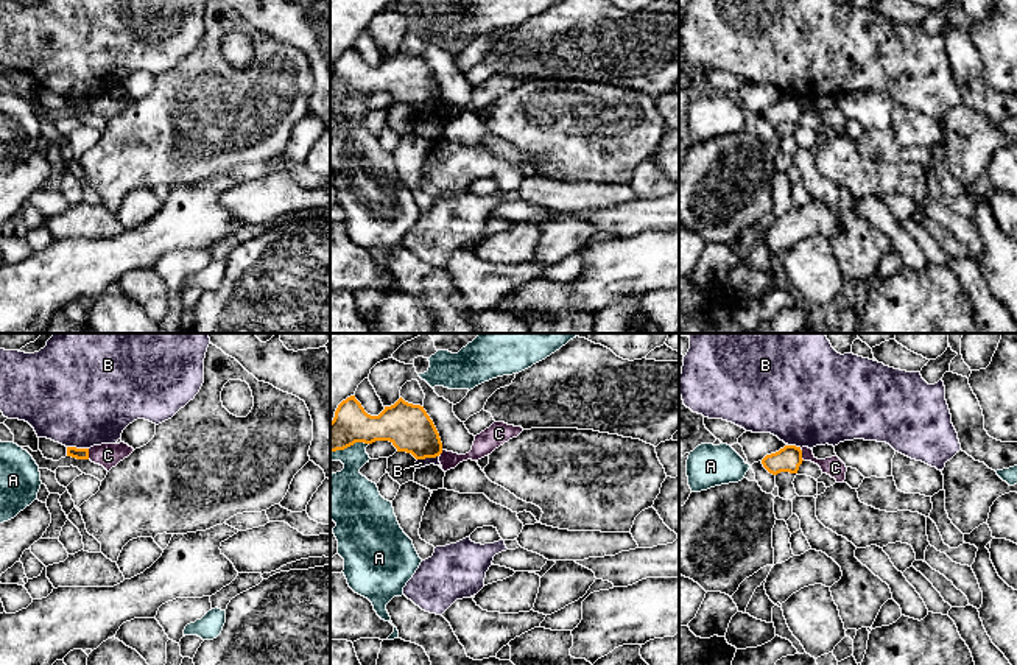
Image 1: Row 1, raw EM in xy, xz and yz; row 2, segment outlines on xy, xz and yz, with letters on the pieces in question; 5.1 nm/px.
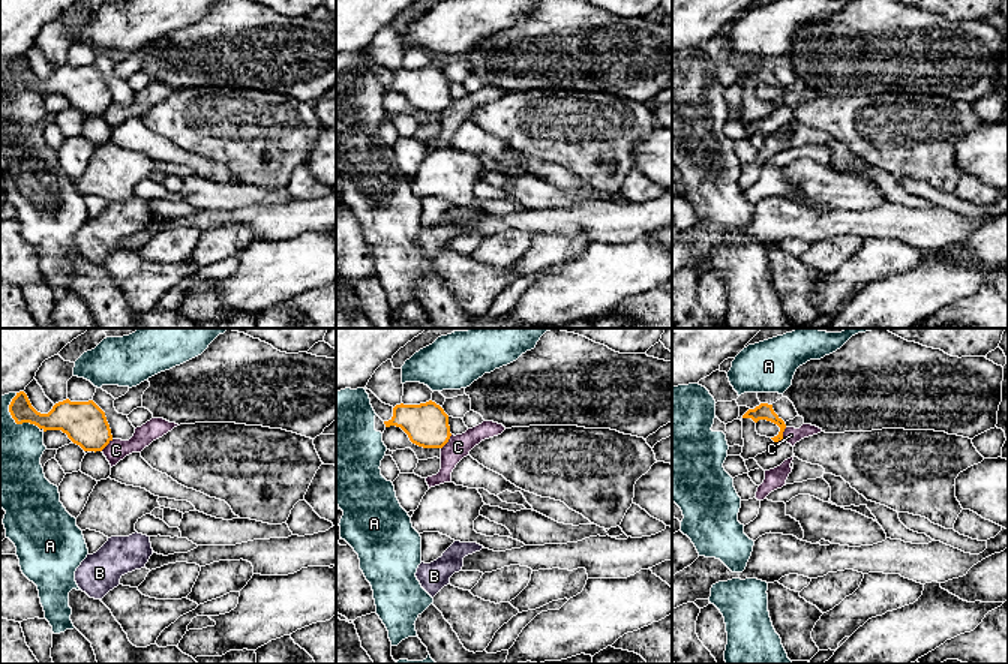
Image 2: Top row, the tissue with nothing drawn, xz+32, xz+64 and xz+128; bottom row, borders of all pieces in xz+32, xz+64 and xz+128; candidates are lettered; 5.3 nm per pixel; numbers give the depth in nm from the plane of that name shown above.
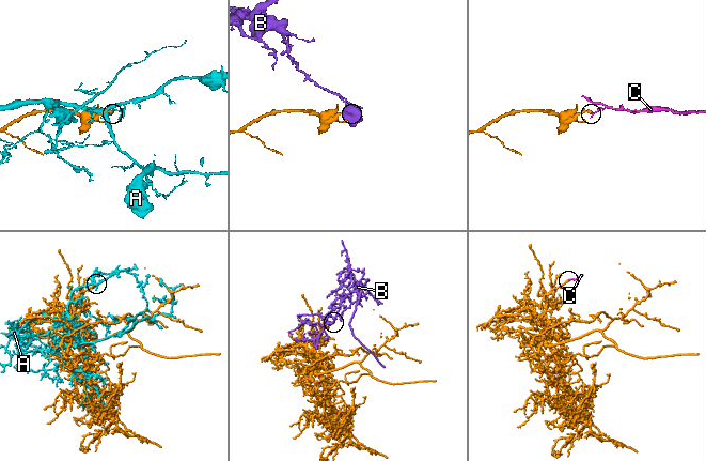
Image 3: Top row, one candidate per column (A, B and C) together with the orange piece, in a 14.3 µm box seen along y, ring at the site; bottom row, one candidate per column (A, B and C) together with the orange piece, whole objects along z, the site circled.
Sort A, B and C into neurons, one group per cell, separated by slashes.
A / B / C

